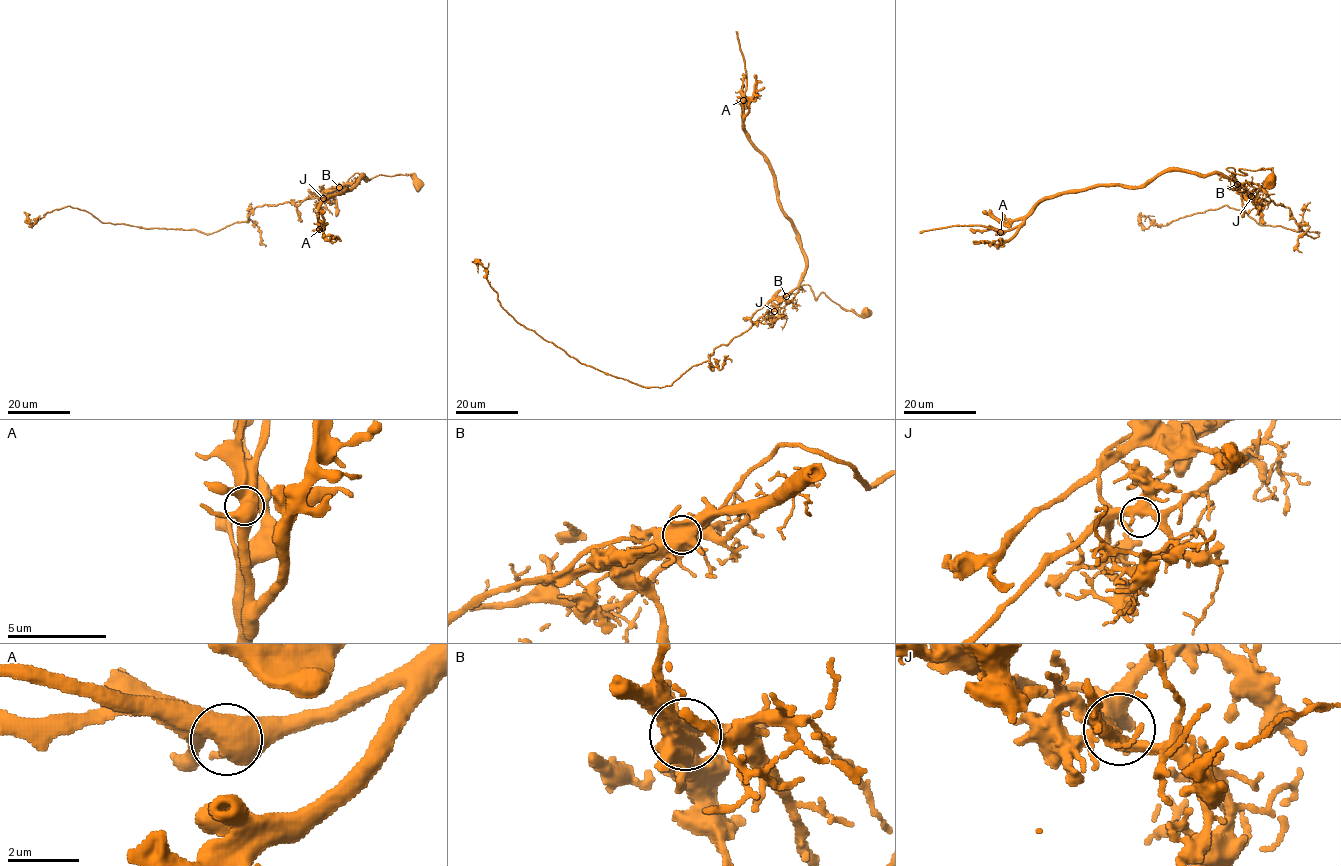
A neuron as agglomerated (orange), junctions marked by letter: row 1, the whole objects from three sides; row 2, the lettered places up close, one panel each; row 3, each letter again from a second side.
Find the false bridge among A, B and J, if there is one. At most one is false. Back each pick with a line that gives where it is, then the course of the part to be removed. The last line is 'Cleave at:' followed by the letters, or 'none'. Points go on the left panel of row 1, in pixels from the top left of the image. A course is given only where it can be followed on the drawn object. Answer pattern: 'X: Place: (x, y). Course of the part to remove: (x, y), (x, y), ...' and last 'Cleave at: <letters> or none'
B: Place: (339, 187). Course of the part to remove: (339, 187), (257, 206), (245, 221), (209, 233), (102, 222), (68, 206), (32, 226), (28, 215)
Cleave at: B

